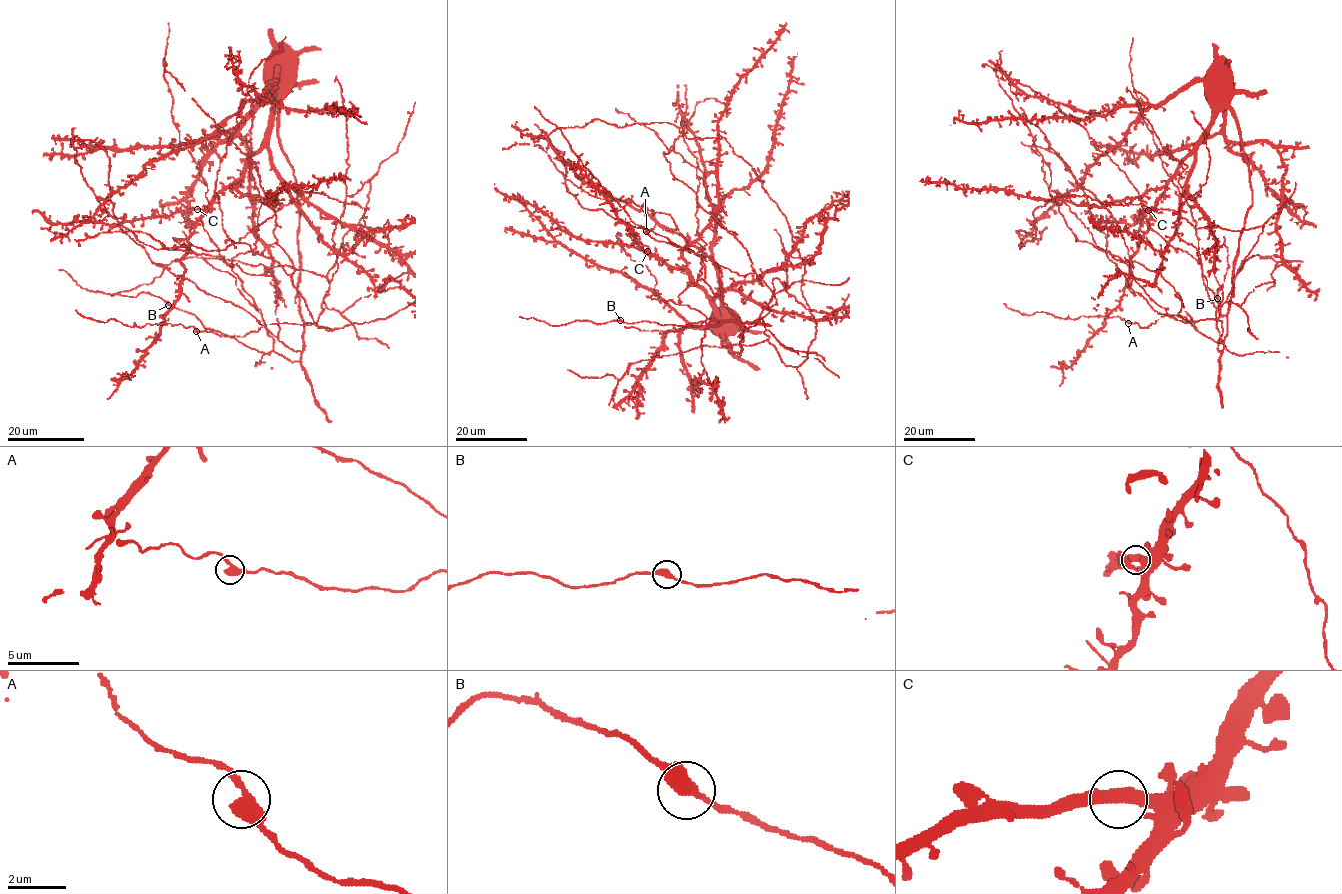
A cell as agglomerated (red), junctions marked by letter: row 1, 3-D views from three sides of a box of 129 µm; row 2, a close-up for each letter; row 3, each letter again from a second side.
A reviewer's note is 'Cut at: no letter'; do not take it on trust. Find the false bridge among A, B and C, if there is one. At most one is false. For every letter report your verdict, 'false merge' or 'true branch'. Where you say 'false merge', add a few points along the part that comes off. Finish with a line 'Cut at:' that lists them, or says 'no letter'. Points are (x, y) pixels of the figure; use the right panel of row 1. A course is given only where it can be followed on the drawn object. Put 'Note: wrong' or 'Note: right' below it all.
A: true branch
B: true branch
C: true branch
Cut at: no letter
Note: right

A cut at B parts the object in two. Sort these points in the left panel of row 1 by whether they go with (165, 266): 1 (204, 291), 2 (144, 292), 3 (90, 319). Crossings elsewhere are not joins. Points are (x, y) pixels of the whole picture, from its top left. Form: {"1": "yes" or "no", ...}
{"1": "yes", "2": "no", "3": "yes"}

